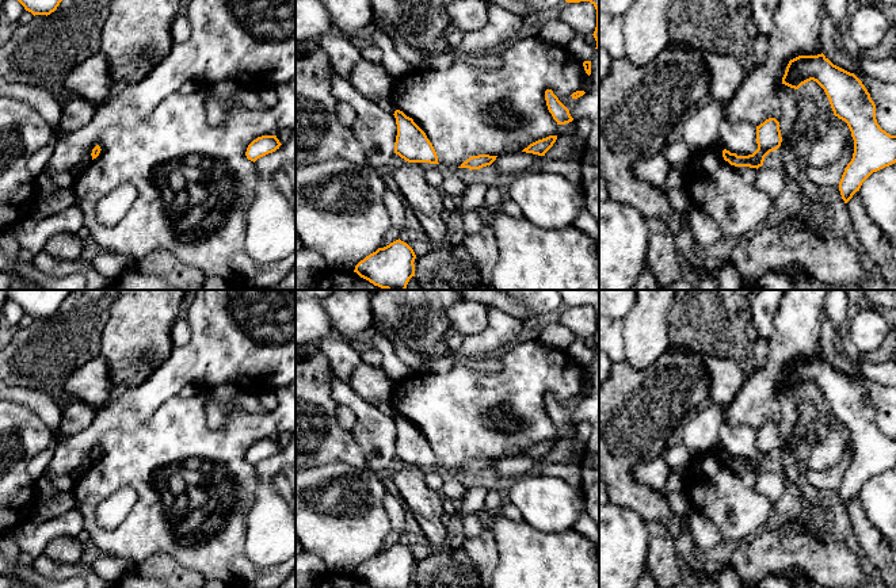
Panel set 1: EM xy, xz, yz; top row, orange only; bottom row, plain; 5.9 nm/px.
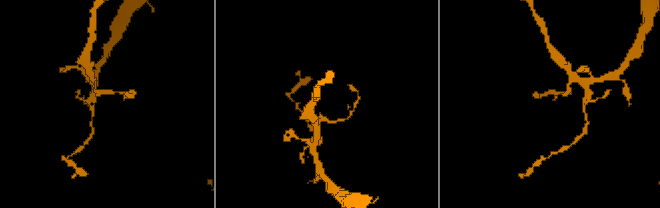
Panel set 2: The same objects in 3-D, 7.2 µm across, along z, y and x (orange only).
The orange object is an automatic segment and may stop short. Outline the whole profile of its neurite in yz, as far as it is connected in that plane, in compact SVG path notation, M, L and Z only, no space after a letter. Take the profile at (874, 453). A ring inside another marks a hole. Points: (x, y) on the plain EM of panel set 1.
M823 356L817 359L798 359L790 363L782 381L782 387L798 393L811 383L824 393L834 419L847 427L854 443L853 462L844 471L839 485L842 503L847 507L873 476L896 466L896 439L888 438L877 427L876 408L862 385L854 377L834 369Z

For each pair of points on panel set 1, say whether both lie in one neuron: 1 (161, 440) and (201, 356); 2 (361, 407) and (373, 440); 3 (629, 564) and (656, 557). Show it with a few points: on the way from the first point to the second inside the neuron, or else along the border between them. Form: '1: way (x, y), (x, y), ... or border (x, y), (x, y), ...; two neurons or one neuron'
1: border (176, 394), (167, 398), (151, 413); two neurons
2: way (368, 415), (373, 432); one neuron
3: border (645, 527), (648, 535), (648, 566); two neurons

